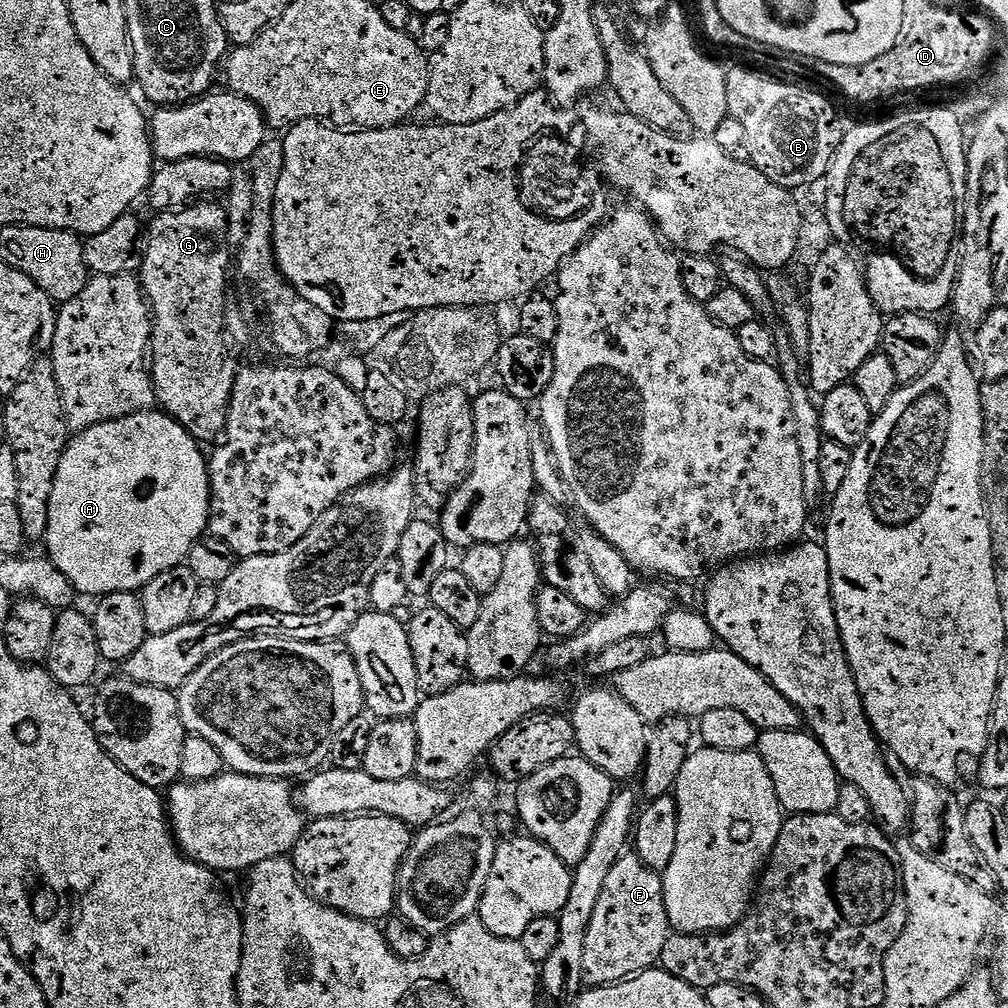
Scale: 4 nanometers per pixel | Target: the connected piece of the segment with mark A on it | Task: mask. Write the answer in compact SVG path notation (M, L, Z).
M163 410L135 412L117 420L102 422L98 426L90 426L86 430L75 433L69 439L64 447L62 458L58 462L58 474L54 474L54 490L50 490L50 522L46 537L46 545L48 544L46 556L54 566L58 566L58 570L62 570L62 574L66 574L66 578L70 578L70 582L76 587L81 597L99 598L119 592L139 593L150 582L154 582L158 574L166 574L166 570L179 568L187 561L191 548L208 532L212 487L208 473L209 457L206 452L204 456L203 451L205 452L205 449L200 441L194 439L173 416L169 416Z

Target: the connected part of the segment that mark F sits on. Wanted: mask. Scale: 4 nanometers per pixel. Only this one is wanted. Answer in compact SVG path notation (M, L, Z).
M625 854L614 862L614 870L602 886L598 906L594 906L594 918L590 918L590 930L586 930L586 954L582 954L584 984L588 988L603 988L605 984L619 984L620 981L646 972L659 965L662 946L666 946L670 935L666 902L664 901L664 877L646 866L634 854Z

